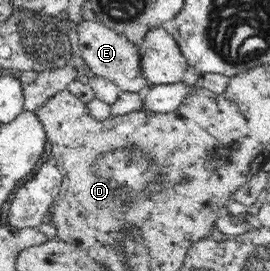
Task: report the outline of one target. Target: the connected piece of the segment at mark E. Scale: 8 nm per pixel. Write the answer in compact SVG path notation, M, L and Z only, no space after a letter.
M83 20L78 23L76 31L79 53L95 76L111 81L121 92L140 93L149 89L144 73L141 72L141 56L137 45L97 20Z

